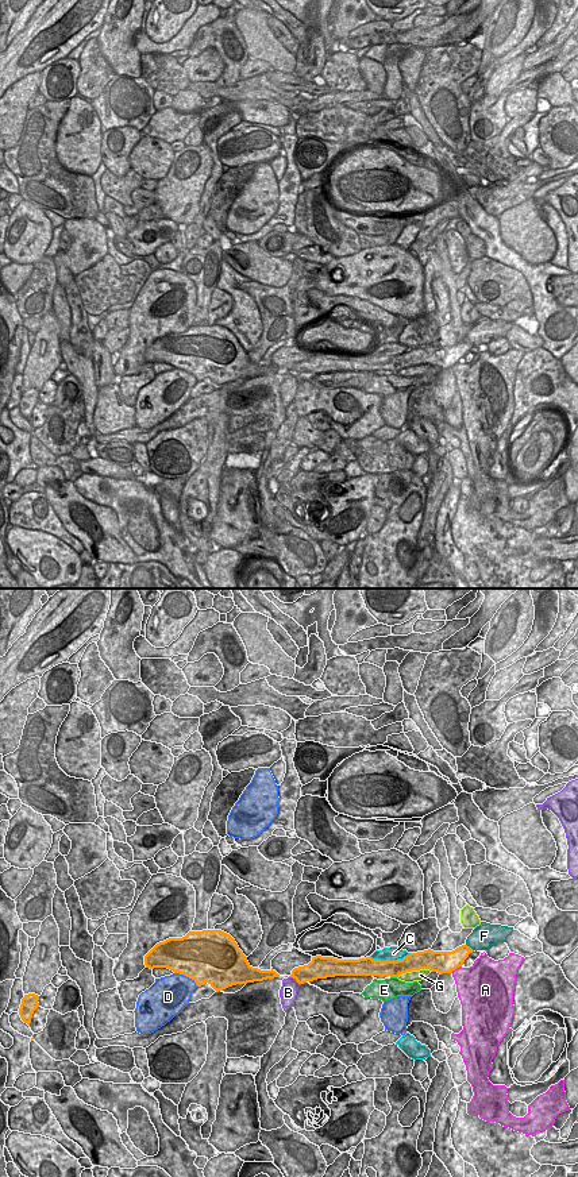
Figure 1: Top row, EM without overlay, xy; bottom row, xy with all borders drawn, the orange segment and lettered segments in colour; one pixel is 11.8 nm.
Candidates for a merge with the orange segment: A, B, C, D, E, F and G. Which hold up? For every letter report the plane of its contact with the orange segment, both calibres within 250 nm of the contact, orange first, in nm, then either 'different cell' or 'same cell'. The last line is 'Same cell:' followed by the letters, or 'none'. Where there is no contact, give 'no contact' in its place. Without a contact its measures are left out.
A: contact in xy; calibres 260 and 360 nm; different cell
B: contact in xy; calibres 220 and 220 nm; different cell
C: contact in xy; calibres 200 and 190 nm; different cell
D: contact in xy; calibres 500 and 420 nm; different cell
E: contact in xy; calibres 190 and 260 nm; different cell
F: contact in xy; calibres 220 and 280 nm; different cell
G: contact in xy; calibres 240 and 130 nm; different cell
Same cell: none

